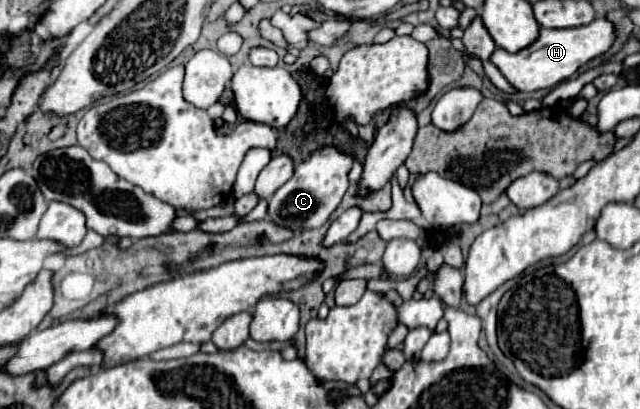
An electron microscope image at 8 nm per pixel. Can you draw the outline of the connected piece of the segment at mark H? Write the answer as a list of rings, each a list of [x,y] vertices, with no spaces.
[[[606,17],[594,19],[582,27],[570,29],[540,29],[540,37],[530,47],[518,53],[506,53],[496,49],[490,55],[490,61],[500,69],[500,73],[508,79],[508,83],[518,91],[538,91],[538,89],[552,89],[558,83],[570,79],[582,65],[592,61],[594,57],[606,53],[616,41],[616,25]]]

